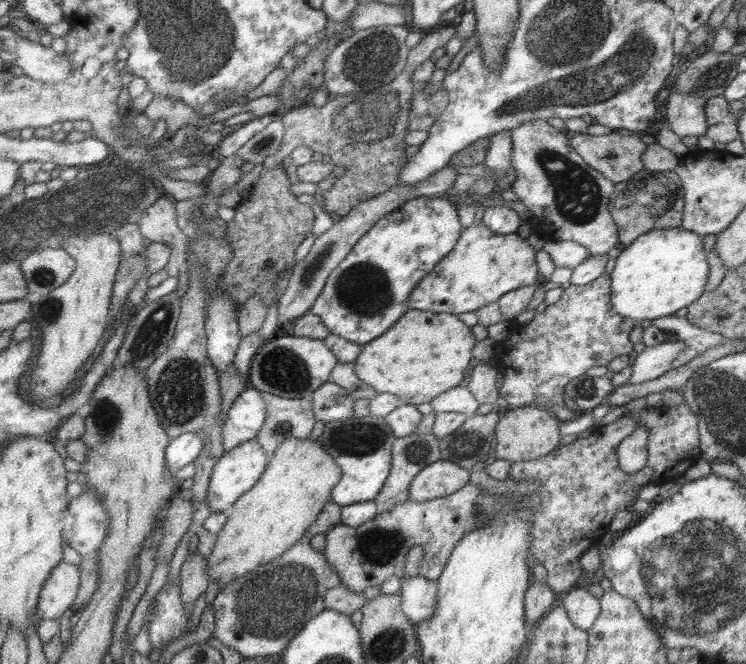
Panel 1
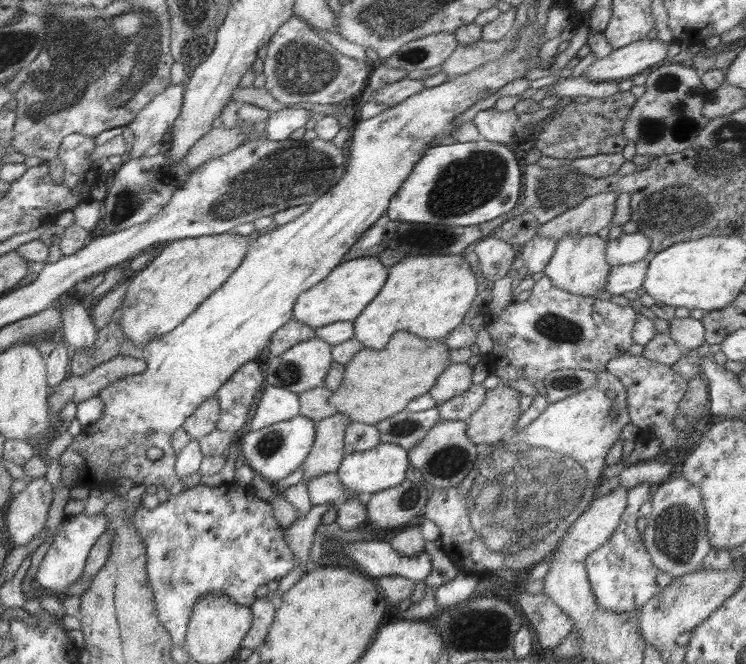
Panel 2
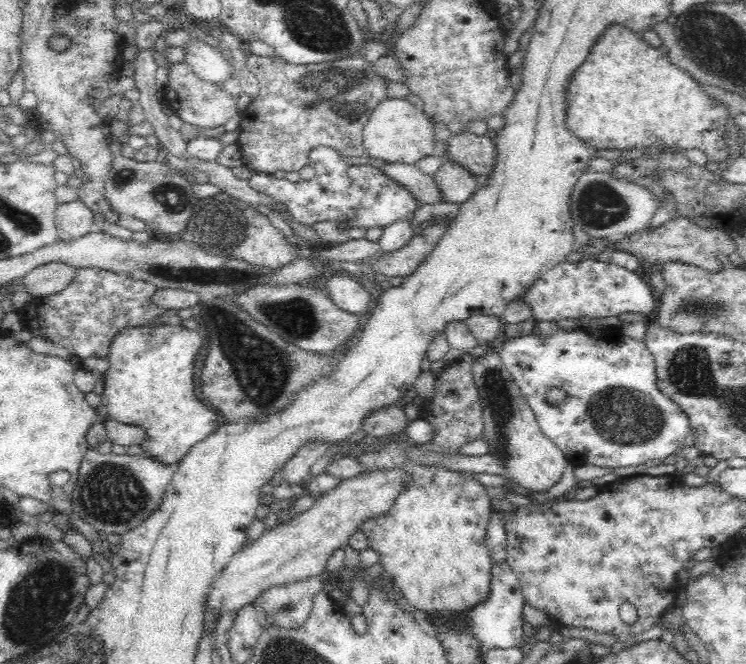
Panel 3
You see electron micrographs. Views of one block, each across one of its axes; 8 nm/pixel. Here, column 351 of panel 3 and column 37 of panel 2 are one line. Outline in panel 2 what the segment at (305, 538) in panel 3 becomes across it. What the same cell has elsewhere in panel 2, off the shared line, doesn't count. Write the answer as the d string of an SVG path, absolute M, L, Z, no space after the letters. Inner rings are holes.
M39 476L31 478L23 490L10 498L3 508L3 518L13 545L31 542L45 527L51 496L51 484L44 476Z

